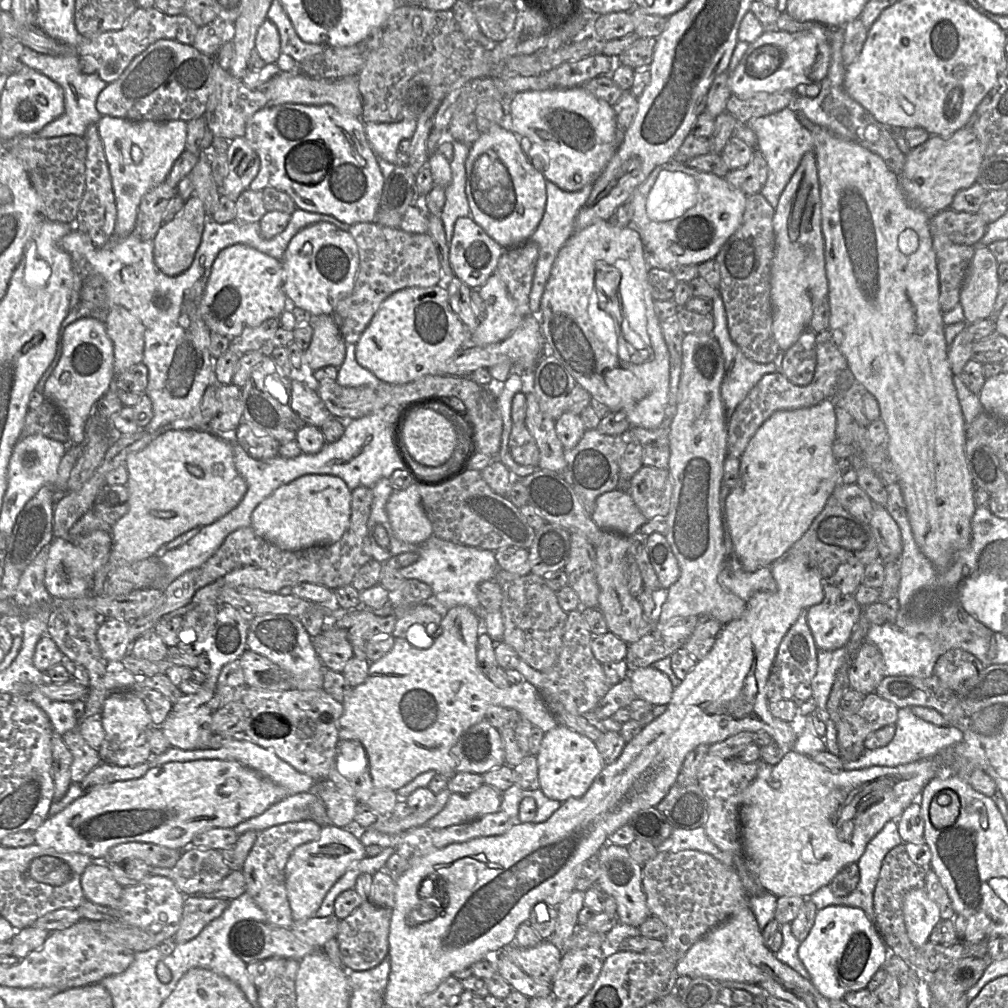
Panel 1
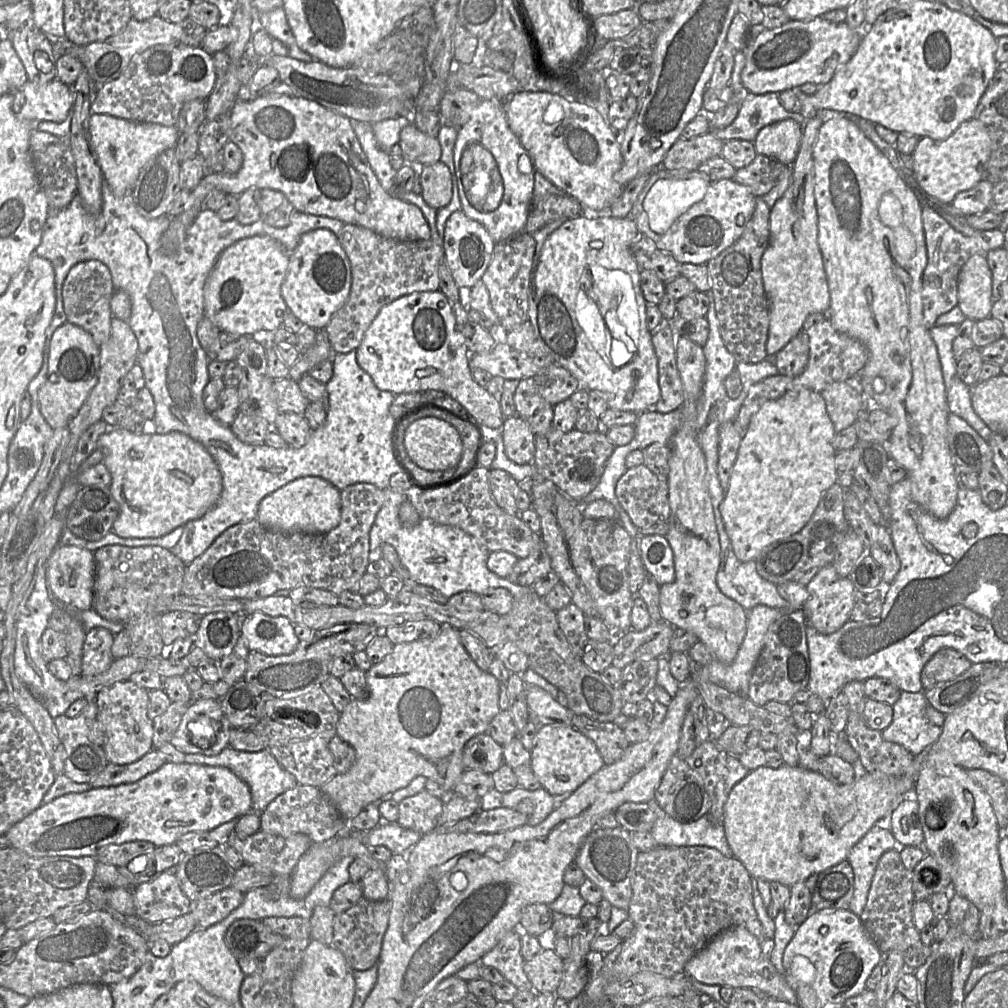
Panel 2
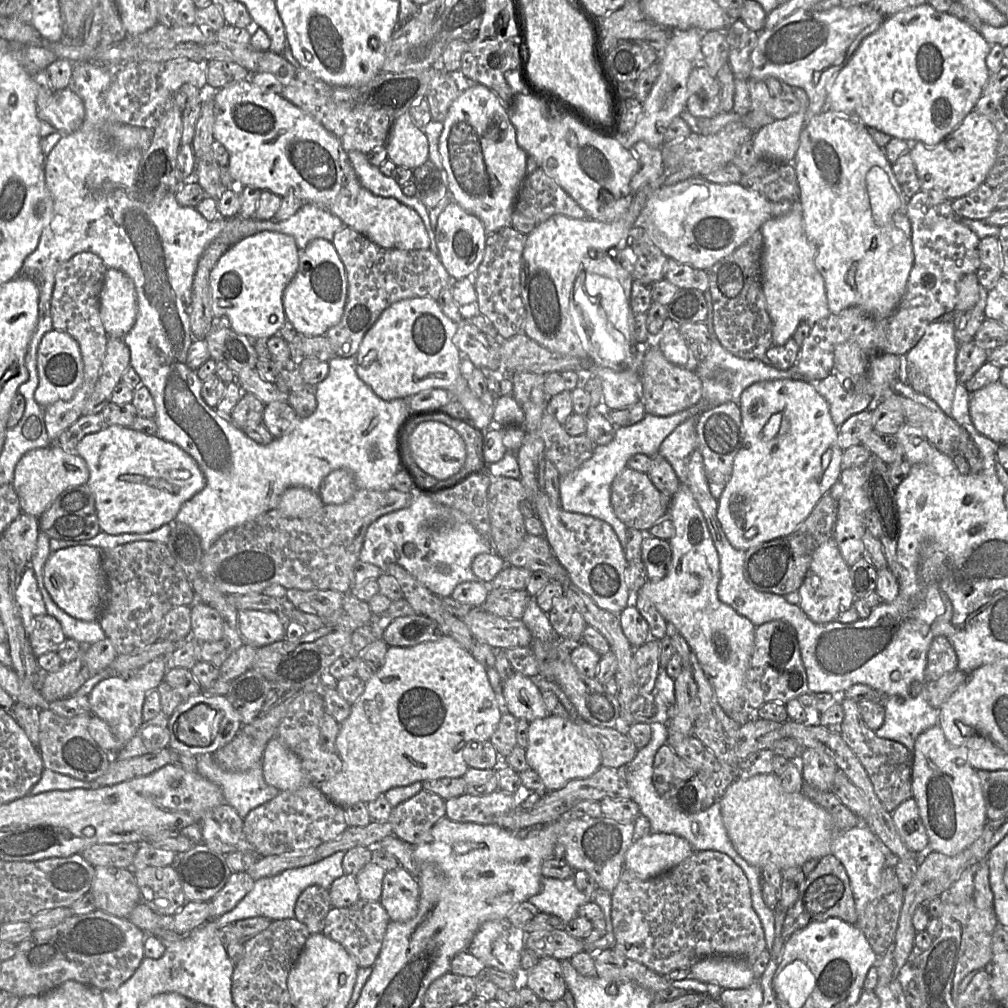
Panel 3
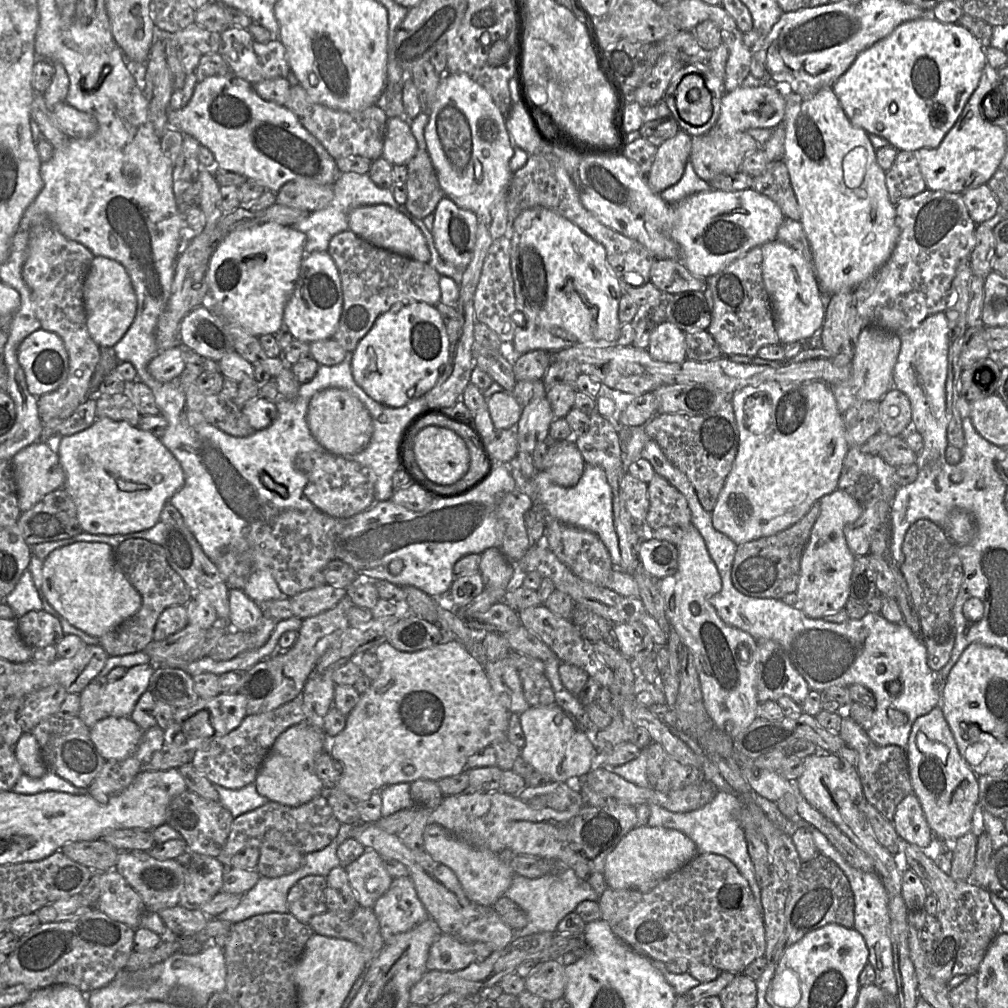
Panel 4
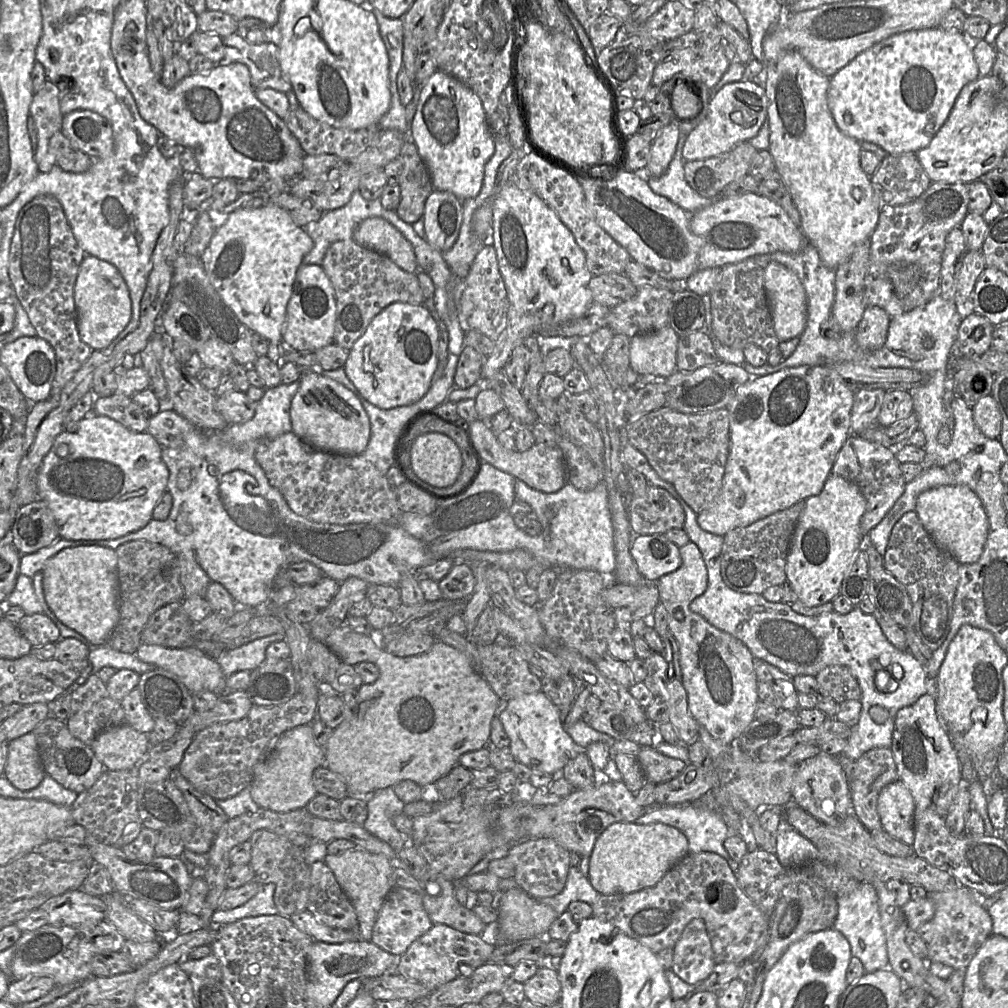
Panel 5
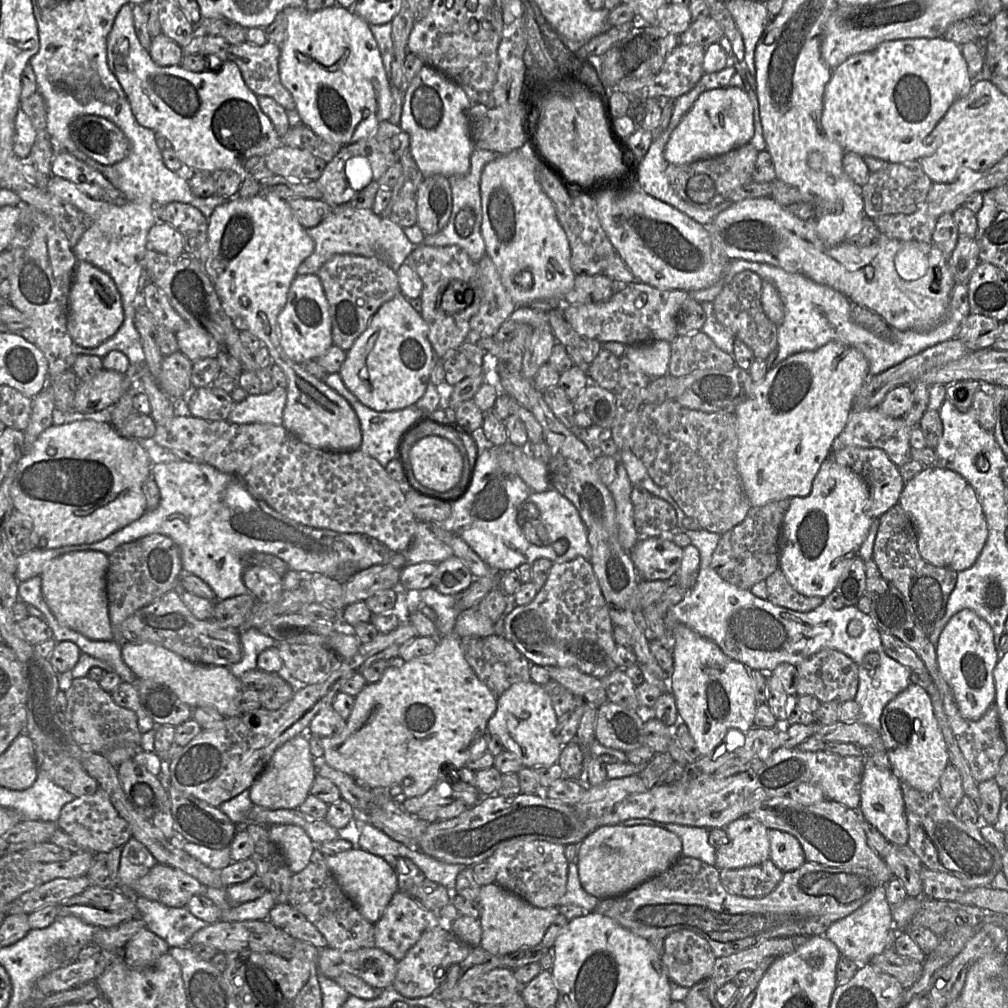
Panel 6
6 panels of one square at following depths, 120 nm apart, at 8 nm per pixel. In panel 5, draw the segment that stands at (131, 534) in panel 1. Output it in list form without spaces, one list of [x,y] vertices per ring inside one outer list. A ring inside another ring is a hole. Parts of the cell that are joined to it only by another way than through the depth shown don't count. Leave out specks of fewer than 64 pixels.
[[[107,416],[84,418],[75,429],[62,430],[55,438],[52,448],[43,458],[37,473],[38,498],[45,501],[51,509],[59,527],[60,537],[67,540],[112,540],[145,527],[153,519],[153,510],[164,492],[167,491],[169,470],[162,459],[162,447],[147,432],[134,432]]]

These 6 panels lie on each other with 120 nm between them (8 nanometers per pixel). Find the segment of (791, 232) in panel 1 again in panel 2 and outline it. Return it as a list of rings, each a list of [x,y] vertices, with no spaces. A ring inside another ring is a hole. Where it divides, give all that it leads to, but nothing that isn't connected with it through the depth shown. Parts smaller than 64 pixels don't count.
[[[820,110],[818,115],[807,119],[803,125],[803,135],[798,155],[793,162],[792,181],[784,195],[771,208],[769,221],[769,243],[761,258],[761,272],[765,294],[769,306],[769,329],[766,351],[768,355],[779,352],[802,331],[803,324],[812,313],[827,315],[830,294],[823,258],[818,244],[818,217],[814,196],[813,148],[822,123],[830,117],[845,115],[832,110]]]

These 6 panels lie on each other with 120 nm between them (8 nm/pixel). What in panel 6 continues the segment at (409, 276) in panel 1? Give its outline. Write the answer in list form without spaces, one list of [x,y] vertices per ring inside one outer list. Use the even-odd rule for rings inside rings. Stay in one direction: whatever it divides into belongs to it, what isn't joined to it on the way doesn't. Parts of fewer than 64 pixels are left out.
[[[334,255],[322,265],[317,275],[329,304],[333,343],[346,352],[367,329],[377,310],[400,292],[397,272],[381,257]]]

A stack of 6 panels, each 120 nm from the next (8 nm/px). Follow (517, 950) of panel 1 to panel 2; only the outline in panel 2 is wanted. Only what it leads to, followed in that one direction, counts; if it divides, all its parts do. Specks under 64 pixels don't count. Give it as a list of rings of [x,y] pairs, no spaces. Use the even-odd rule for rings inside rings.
[[[547,945],[524,962],[524,972],[536,993],[555,993],[563,970],[563,960]]]

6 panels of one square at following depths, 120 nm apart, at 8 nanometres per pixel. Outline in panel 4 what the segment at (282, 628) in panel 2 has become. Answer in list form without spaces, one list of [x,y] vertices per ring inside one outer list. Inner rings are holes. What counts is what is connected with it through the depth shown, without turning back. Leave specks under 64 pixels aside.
[[[229,589],[229,605],[230,613],[226,624],[232,630],[253,632],[263,619],[261,605],[250,599],[241,589]]]

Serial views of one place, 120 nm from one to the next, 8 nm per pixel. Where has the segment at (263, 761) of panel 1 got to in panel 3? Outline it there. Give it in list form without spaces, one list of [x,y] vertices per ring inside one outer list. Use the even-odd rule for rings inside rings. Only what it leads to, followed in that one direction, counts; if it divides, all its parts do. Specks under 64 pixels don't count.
[[[213,755],[197,757],[197,772],[217,784],[225,802],[244,819],[254,808],[276,797],[280,790],[267,784],[263,777],[262,761],[243,772],[231,772],[220,768]]]

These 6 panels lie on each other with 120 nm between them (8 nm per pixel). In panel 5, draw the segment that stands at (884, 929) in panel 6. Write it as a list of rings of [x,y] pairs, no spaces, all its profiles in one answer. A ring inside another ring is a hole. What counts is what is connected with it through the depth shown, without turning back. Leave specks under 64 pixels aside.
[[[851,879],[839,886],[836,898],[838,913],[832,928],[842,933],[848,940],[852,956],[862,962],[866,973],[889,968],[886,939],[874,887],[869,883]]]

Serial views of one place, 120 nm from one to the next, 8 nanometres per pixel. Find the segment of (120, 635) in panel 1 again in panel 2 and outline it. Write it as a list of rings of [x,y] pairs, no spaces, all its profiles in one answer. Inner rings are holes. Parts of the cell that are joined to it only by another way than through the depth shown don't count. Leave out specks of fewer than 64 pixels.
[[[98,627],[87,631],[83,652],[80,677],[93,677],[106,671],[114,657],[111,647],[115,635],[106,628]]]

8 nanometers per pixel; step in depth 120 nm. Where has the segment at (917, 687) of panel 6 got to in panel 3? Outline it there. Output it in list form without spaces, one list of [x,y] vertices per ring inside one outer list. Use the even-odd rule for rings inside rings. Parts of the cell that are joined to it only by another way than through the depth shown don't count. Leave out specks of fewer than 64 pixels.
[[[939,725],[927,729],[916,738],[912,755],[912,797],[928,836],[928,846],[932,851],[956,855],[979,838],[987,822],[977,772],[968,763],[956,761]]]

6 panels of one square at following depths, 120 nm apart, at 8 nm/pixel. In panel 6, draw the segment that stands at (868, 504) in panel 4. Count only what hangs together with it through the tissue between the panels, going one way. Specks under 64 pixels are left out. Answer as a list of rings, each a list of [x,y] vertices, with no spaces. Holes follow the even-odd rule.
[[[848,446],[831,453],[830,457],[836,463],[850,468],[866,482],[870,491],[868,514],[873,519],[880,518],[893,506],[898,505],[900,494],[906,482],[901,476],[900,468],[890,460],[882,449]]]

